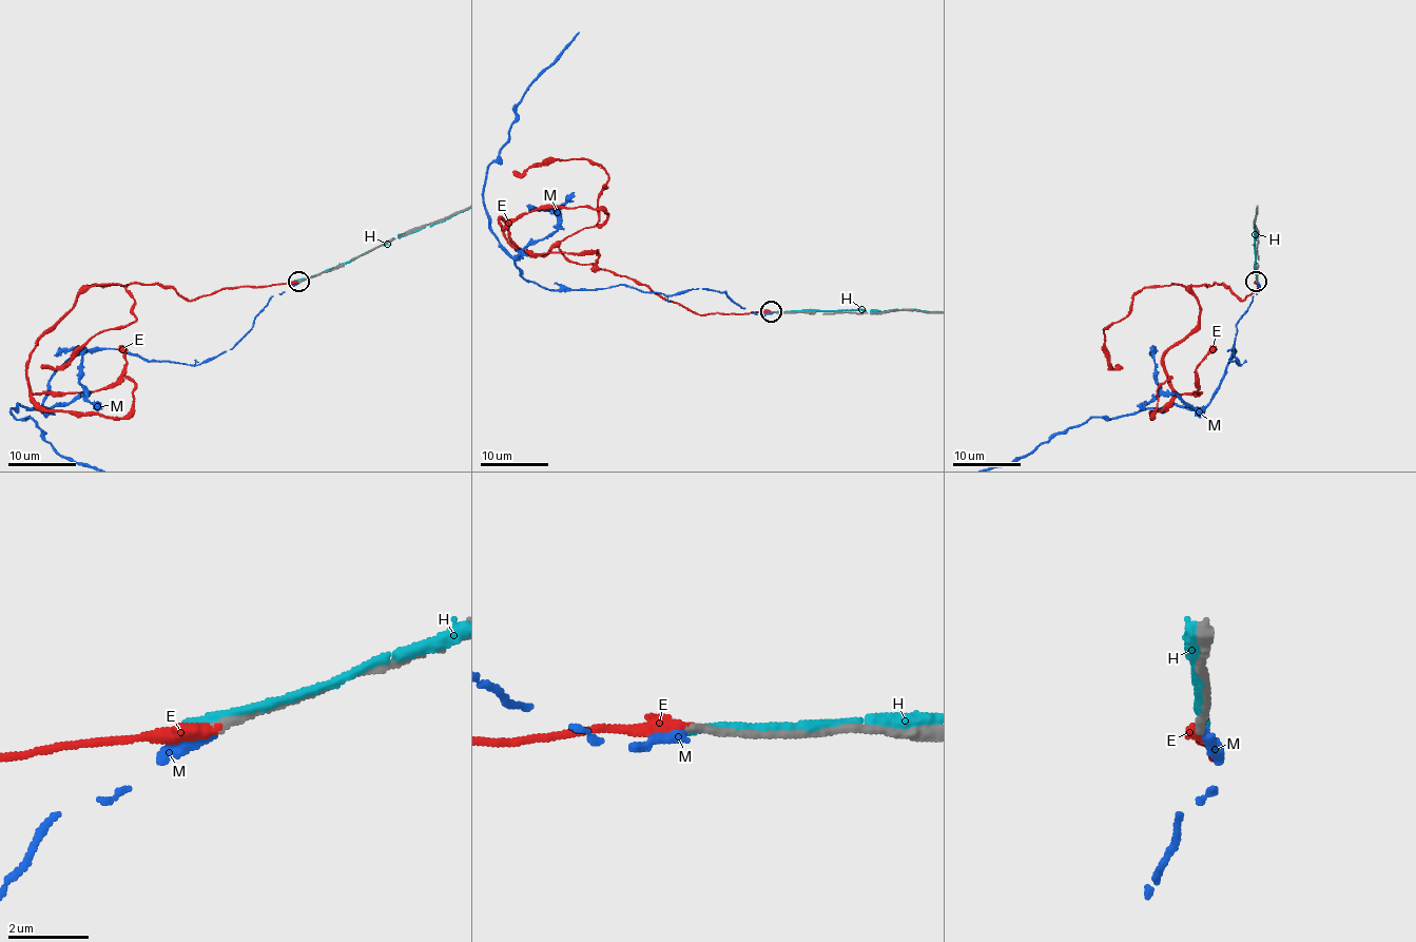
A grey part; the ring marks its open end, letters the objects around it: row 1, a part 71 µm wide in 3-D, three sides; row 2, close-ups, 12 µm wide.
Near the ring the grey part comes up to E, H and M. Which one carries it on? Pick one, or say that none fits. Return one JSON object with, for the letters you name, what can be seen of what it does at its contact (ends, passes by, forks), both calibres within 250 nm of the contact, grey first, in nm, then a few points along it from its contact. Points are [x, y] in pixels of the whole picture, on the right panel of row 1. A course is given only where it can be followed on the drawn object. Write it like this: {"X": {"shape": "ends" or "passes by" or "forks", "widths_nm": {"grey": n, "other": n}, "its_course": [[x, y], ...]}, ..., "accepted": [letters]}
{"E": {"shape": "ends", "widths_nm": {"grey": 240, "other": 320}, "its_course": [[1256, 282], [1242, 301], [1224, 284], [1195, 285], [1200, 321], [1164, 354], [1172, 398], [1152, 418], [1171, 376]]}, "accepted": ["E"]}

